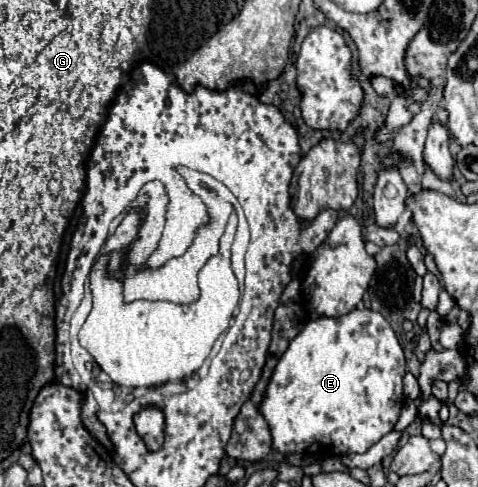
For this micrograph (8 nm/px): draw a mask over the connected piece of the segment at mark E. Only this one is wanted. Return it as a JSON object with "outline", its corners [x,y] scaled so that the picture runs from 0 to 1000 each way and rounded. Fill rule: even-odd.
{"outline":[[[738,634],[718,651],[667,651],[646,659],[579,741],[542,832],[542,848],[567,881],[571,922],[588,934],[634,930],[667,947],[726,930],[764,930],[797,897],[822,885],[831,869],[843,832],[847,766],[843,717],[826,680],[797,643],[776,634]]]}

